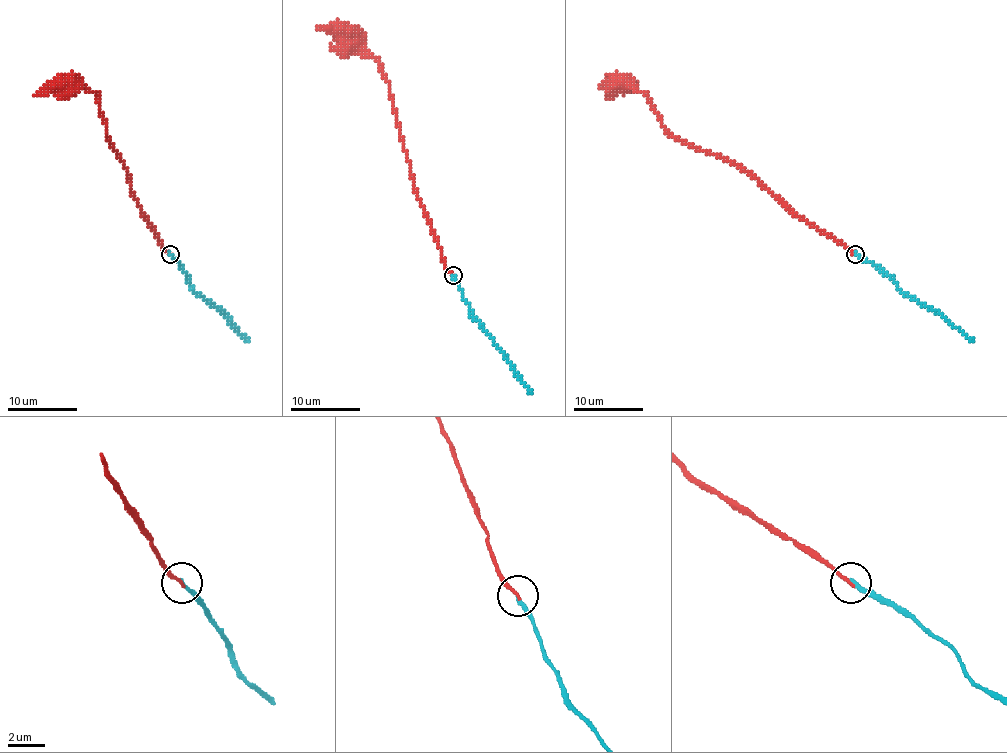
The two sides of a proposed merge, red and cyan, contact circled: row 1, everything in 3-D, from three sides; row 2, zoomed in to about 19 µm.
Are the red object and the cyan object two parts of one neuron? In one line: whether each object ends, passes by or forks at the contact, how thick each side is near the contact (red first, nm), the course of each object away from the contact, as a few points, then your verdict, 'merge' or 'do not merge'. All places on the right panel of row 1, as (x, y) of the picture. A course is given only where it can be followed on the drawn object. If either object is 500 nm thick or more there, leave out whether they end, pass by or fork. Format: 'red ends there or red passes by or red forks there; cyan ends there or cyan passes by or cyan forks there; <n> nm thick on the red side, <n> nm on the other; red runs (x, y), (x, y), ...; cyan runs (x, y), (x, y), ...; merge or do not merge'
red ends there; cyan ends there; 170 nm thick on the red side, 180 nm on the other; red runs (854, 254), (799, 219), (754, 178), (719, 157), (676, 139), (666, 129), (645, 94), (624, 77), (617, 82); cyan runs (854, 254), (877, 264), (906, 295), (946, 318), (972, 340); merge

